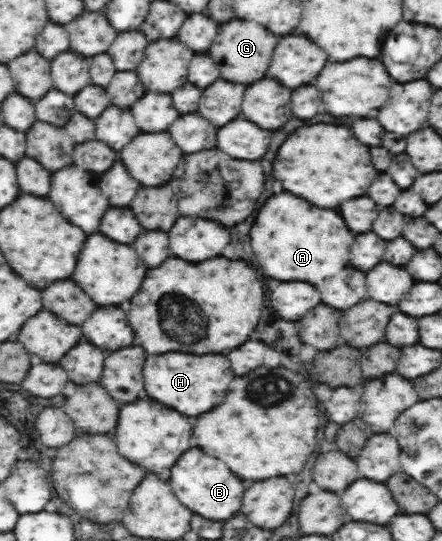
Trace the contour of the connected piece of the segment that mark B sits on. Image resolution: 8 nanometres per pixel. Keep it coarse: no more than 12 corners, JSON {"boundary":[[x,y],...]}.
{"boundary":[[188,449],[170,485],[212,521],[234,517],[246,491],[224,463]]}

